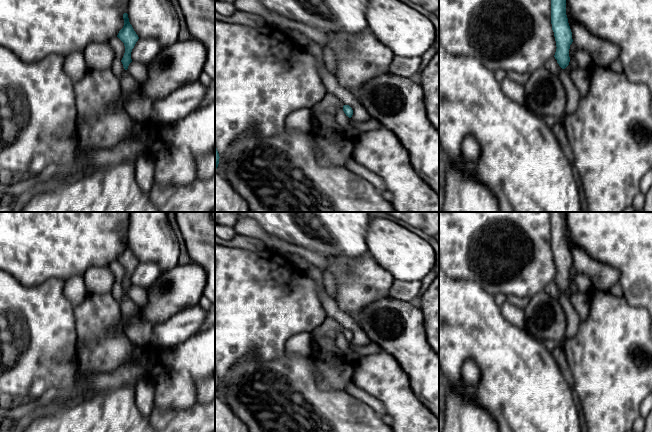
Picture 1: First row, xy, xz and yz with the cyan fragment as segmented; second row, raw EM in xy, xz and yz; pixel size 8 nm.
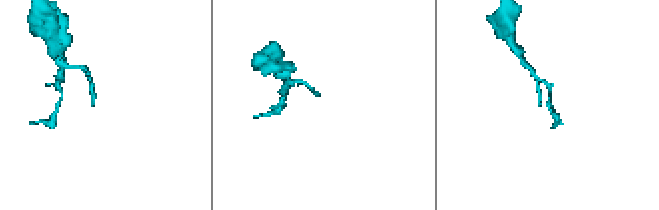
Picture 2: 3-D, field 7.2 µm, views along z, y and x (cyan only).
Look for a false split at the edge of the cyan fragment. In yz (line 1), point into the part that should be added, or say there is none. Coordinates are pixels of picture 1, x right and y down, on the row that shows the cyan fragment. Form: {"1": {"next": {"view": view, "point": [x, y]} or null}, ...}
{"1": {"next": null}}

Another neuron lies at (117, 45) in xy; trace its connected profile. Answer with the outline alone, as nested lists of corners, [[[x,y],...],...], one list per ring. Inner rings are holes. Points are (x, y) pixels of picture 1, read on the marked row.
[[[116,36],[113,37],[108,44],[112,47],[115,56],[122,60],[124,53],[125,53],[125,46],[124,43]]]

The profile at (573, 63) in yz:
[[[572,42],[569,49],[569,57],[570,57],[569,65],[571,68],[577,68],[579,66],[576,59],[574,58],[574,52],[577,49],[578,49],[577,46],[574,44],[574,42]]]

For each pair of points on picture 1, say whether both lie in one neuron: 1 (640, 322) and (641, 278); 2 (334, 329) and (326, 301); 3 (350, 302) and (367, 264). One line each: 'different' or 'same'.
1: different
2: different
3: same

